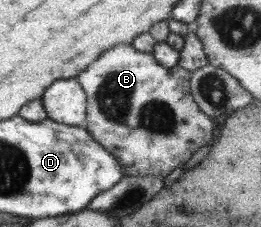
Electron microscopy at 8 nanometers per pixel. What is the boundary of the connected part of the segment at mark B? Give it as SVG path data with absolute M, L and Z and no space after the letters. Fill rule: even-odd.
M119 44L110 48L76 80L83 88L88 88L88 125L91 136L121 162L125 176L145 178L146 176L170 175L170 170L178 168L208 142L212 142L214 122L212 117L200 112L190 90L192 72L179 64L168 68L161 65L152 53L140 52L132 44Z

